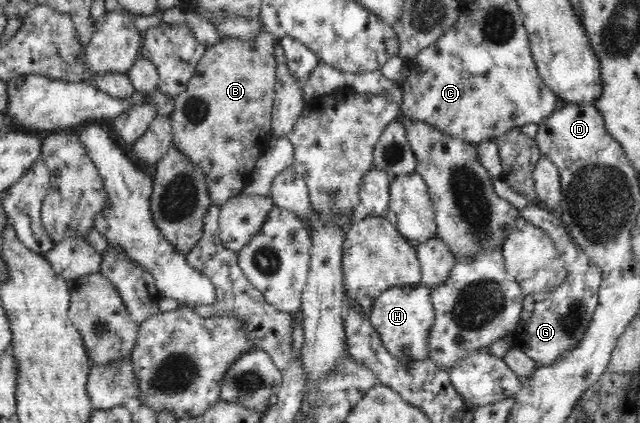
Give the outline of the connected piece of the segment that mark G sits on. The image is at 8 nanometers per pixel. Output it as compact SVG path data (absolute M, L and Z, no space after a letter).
M538 204L527 205L519 209L519 212L521 217L542 228L554 240L567 269L567 278L561 286L556 286L551 292L526 295L521 311L521 322L514 337L513 345L527 357L537 364L551 365L565 352L575 348L587 334L587 328L591 324L598 303L602 270L593 264L585 251L571 238L567 227L563 226L556 212Z

